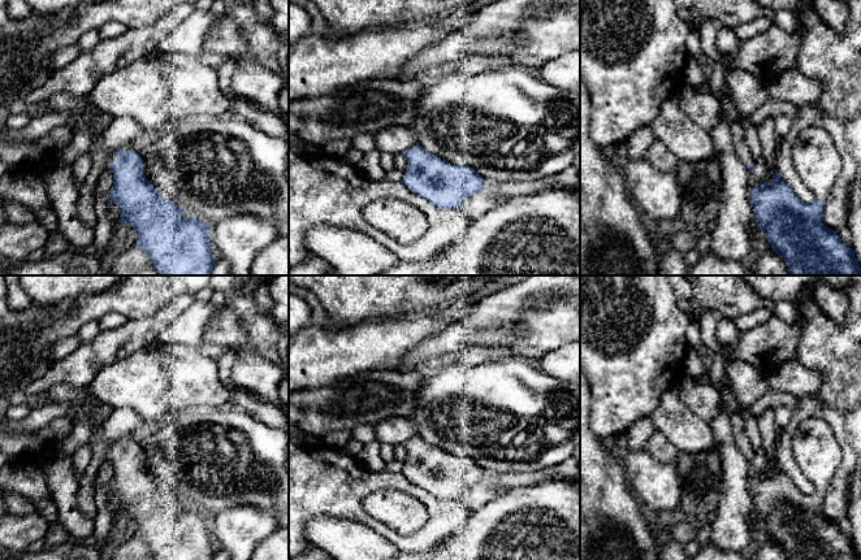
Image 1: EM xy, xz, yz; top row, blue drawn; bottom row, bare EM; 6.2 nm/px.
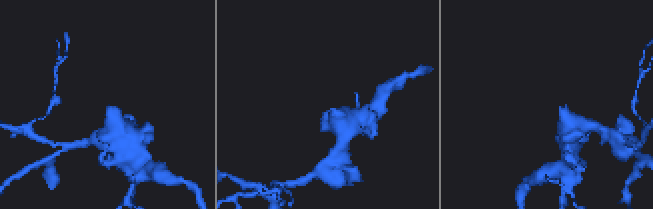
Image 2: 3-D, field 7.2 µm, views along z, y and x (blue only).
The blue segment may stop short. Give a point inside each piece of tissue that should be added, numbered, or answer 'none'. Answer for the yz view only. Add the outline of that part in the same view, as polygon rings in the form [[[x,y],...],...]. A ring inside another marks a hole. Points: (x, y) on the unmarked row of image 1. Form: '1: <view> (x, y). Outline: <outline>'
1: yz (741, 441). Outline: [[[740,413],[732,416],[731,425],[732,425],[735,444],[740,450],[740,452],[745,457],[754,455],[750,440],[747,435],[745,421]]]

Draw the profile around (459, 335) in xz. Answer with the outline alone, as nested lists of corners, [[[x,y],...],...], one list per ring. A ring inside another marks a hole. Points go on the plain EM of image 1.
[[[458,321],[407,352],[402,359],[402,365],[394,370],[411,370],[425,359],[441,357],[446,353],[462,351],[468,346],[507,346],[514,337],[512,327],[477,329],[467,322]]]

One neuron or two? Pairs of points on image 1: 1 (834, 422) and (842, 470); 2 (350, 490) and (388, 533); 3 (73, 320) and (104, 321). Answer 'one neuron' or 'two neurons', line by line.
1: one neuron
2: one neuron
3: two neurons

